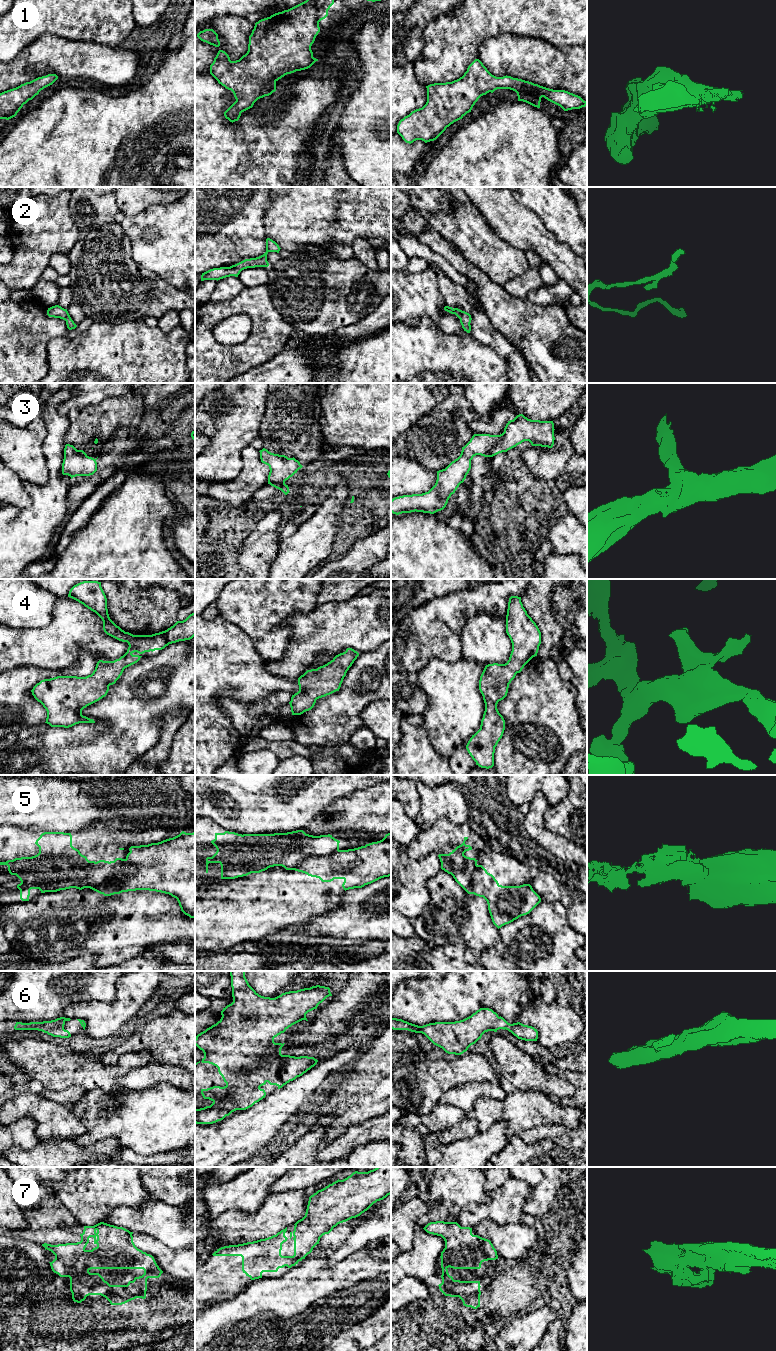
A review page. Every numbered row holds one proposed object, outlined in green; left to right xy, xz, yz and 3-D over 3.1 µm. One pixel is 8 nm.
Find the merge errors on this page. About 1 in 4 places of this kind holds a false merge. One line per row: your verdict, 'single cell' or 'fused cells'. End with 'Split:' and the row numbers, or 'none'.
1: single cell
2: single cell
3: single cell
4: single cell
5: fused cells
6: single cell
7: single cell
Split: 5

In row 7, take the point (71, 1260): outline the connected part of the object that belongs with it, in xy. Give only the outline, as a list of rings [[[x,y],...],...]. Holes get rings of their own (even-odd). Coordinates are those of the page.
[[[100,1222],[94,1226],[84,1226],[80,1242],[58,1245],[44,1243],[42,1246],[55,1255],[55,1259],[49,1262],[52,1271],[60,1277],[70,1278],[70,1291],[74,1302],[81,1303],[89,1295],[101,1295],[111,1305],[122,1305],[136,1298],[145,1299],[147,1279],[159,1278],[163,1273],[152,1255],[135,1246],[132,1234],[133,1232],[123,1227]],[[90,1237],[94,1238],[94,1244],[97,1246],[86,1250]],[[91,1269],[143,1269],[144,1274],[135,1277],[127,1285],[110,1285],[99,1273],[90,1273]]]

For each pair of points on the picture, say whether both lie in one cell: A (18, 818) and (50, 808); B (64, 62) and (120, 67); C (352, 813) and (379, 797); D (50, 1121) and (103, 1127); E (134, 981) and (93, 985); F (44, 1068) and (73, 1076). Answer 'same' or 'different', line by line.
A: same
B: same
C: same
D: different
E: different
F: same

